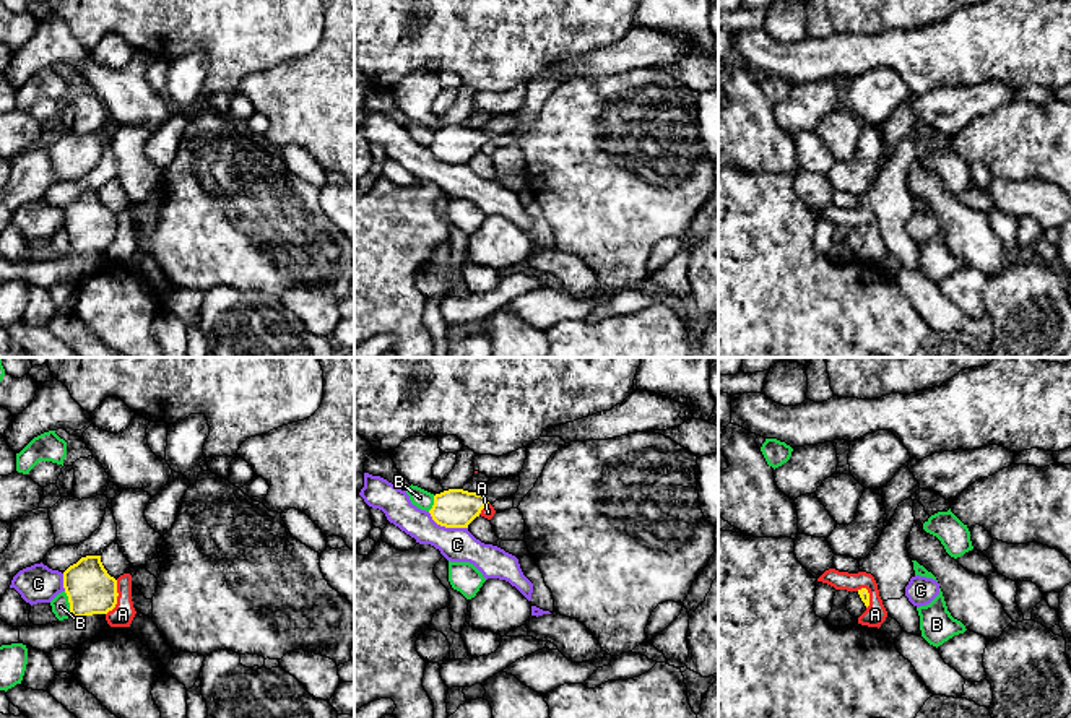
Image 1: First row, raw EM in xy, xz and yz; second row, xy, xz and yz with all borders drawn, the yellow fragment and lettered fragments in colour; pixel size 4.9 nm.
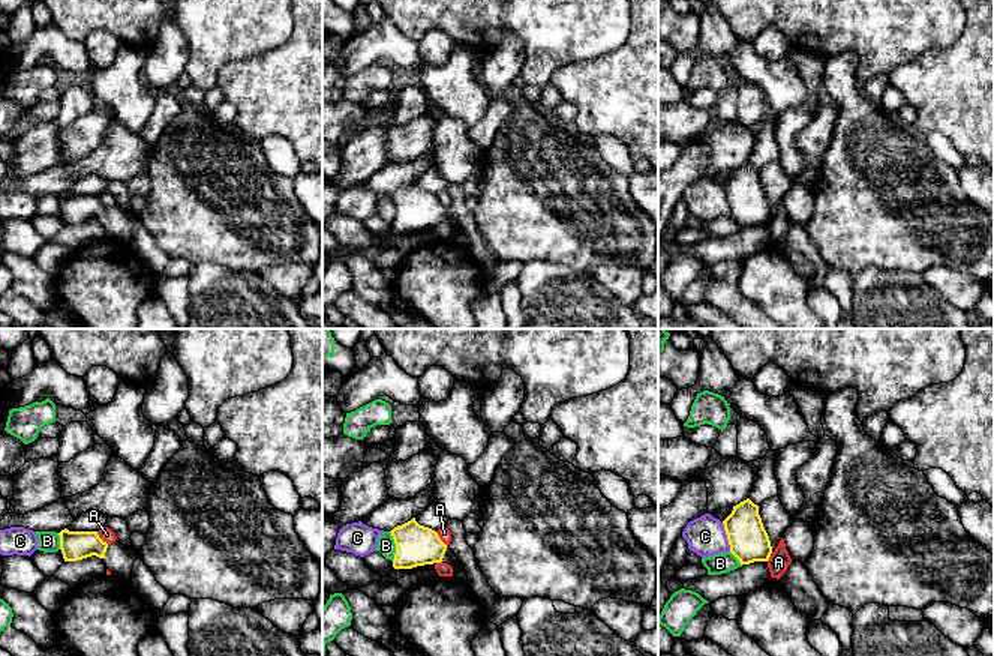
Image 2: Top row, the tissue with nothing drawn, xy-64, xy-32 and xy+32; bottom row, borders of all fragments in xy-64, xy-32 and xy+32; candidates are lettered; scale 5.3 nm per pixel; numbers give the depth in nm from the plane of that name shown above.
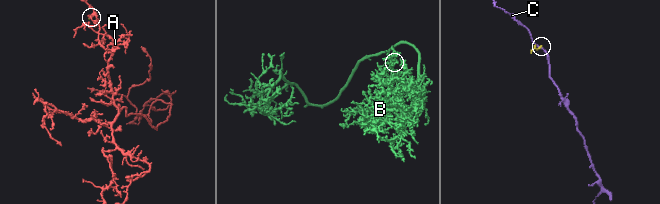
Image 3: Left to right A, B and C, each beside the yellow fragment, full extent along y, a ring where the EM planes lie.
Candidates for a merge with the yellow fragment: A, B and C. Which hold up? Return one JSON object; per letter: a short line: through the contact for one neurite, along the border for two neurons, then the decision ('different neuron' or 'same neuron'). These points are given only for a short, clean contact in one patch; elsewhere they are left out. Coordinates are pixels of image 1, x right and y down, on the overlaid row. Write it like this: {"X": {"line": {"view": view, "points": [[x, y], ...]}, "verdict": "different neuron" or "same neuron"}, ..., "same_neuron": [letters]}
{"A": {"line": {"view": "xy", "points": [[117, 580], [117, 603], [106, 614]]}, "verdict": "different neuron"}, "B": {"verdict": "different neuron"}, "C": {"line": {"view": "xz", "points": [[428, 512], [441, 525], [467, 528]]}, "verdict": "different neuron"}, "same_neuron": []}

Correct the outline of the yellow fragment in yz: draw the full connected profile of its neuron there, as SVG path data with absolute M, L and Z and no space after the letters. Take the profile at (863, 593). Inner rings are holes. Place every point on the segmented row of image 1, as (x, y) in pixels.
M861 588L858 591L850 591L847 599L847 611L853 617L860 617L868 606L869 606L869 593L866 588Z

